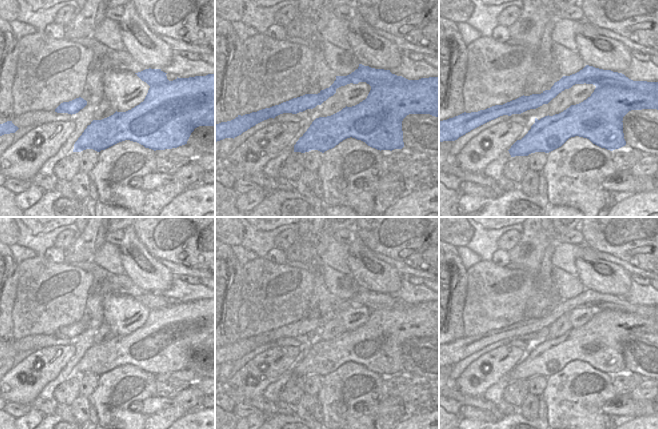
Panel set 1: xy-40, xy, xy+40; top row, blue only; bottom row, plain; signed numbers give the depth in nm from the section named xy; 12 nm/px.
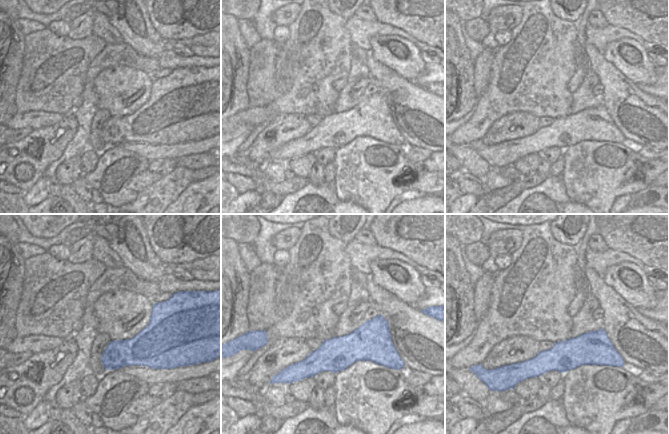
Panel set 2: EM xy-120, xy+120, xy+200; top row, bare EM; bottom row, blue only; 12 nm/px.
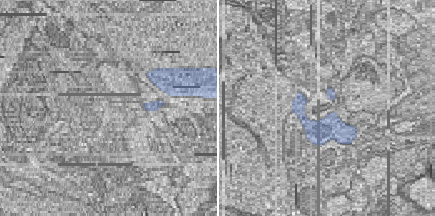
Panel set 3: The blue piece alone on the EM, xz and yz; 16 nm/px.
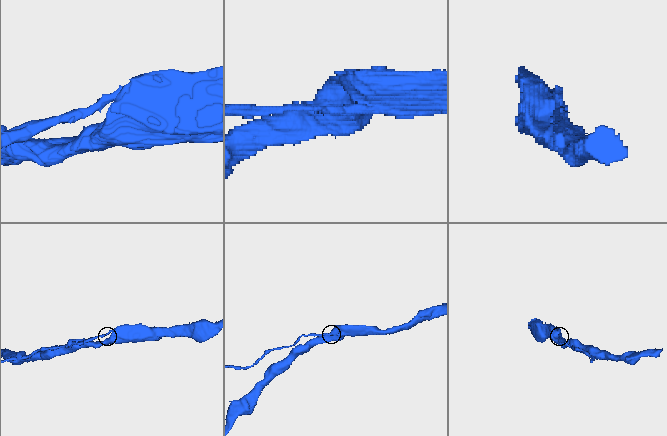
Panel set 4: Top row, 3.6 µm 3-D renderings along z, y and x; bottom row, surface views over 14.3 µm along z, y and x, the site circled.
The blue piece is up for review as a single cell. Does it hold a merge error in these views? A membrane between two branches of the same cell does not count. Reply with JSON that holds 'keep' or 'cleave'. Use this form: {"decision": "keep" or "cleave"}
{"decision": "cleave"}

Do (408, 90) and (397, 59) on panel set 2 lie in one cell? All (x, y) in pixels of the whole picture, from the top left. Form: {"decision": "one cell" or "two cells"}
{"decision": "two cells"}

